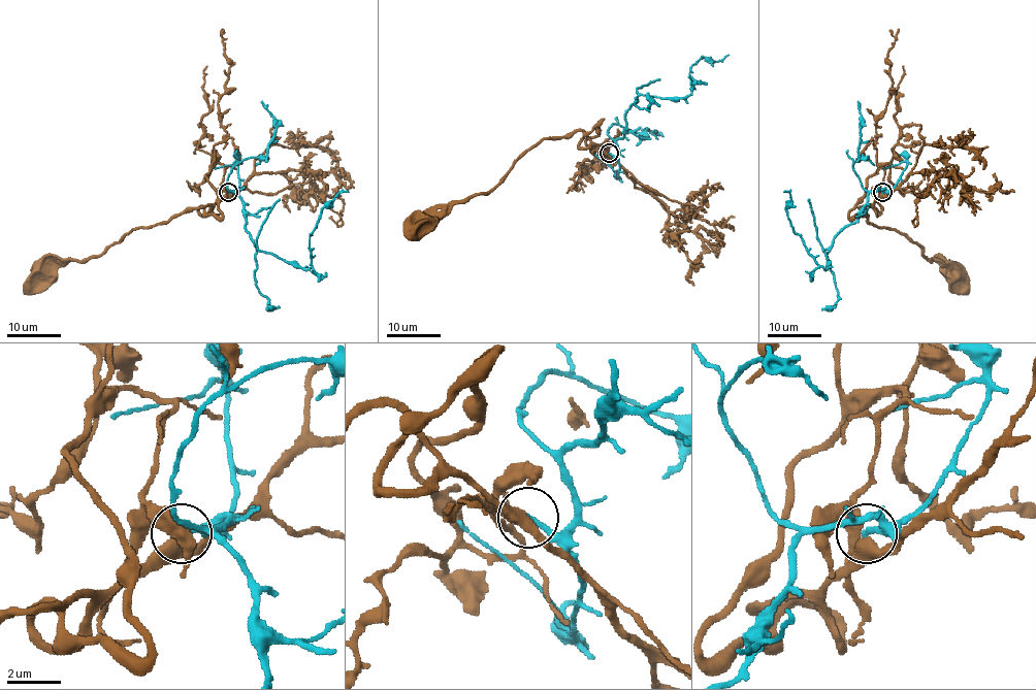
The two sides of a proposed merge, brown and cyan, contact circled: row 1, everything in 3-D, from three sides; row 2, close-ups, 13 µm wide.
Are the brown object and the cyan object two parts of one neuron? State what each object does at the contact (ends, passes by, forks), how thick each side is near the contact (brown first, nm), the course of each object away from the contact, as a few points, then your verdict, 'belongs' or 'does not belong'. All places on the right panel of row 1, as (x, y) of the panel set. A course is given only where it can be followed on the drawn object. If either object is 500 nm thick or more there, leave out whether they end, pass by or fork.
brown passes by; cyan ends there; 400 nm thick on the brown side, 200 nm on the other; brown runs (882, 193), (872, 203), (860, 207), (868, 221), (904, 233), (929, 260), (949, 263), (953, 271); cyan runs (882, 193), (870, 193), (861, 216), (824, 251), (826, 270), (797, 234), (787, 215), (790, 194), (783, 191); does not belong

